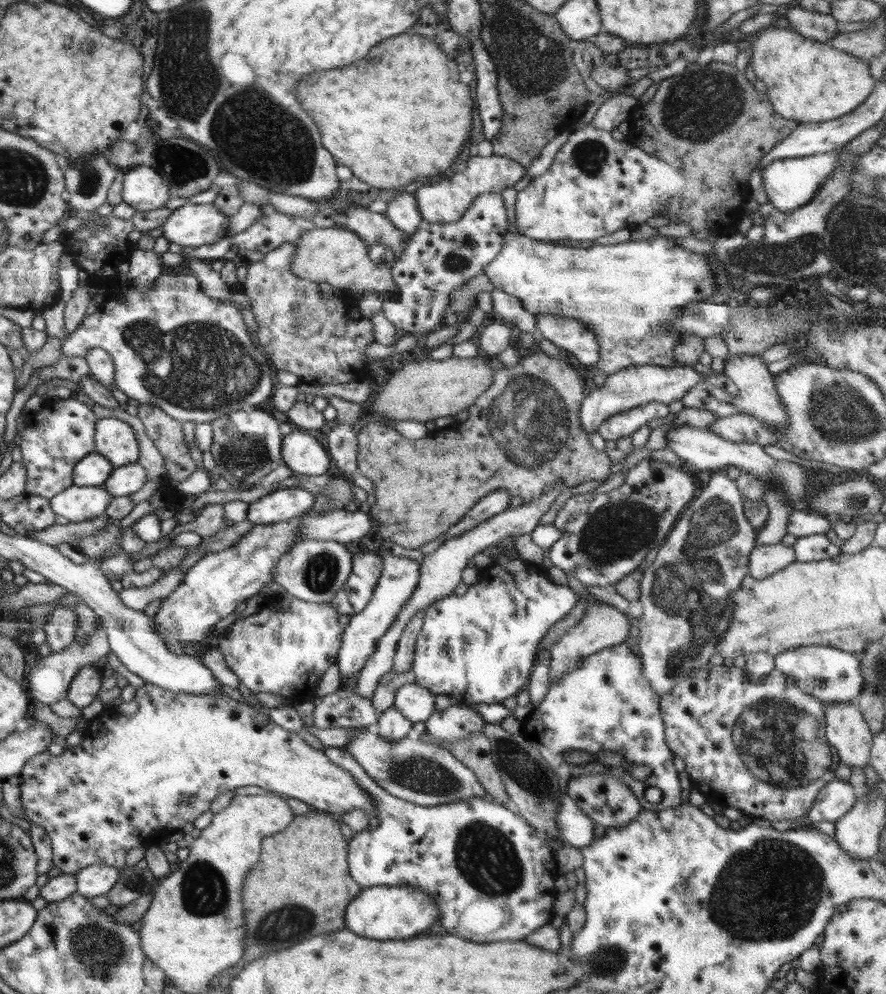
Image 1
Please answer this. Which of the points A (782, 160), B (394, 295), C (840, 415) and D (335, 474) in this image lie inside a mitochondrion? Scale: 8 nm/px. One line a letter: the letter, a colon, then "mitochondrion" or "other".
A: other
B: other
C: mitochondrion
D: other

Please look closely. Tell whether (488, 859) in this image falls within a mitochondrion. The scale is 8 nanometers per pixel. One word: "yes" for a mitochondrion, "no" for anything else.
yes

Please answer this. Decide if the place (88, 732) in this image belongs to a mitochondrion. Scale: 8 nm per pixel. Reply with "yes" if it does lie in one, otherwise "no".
no

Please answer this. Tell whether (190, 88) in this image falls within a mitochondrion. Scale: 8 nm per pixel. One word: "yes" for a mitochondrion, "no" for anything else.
yes

